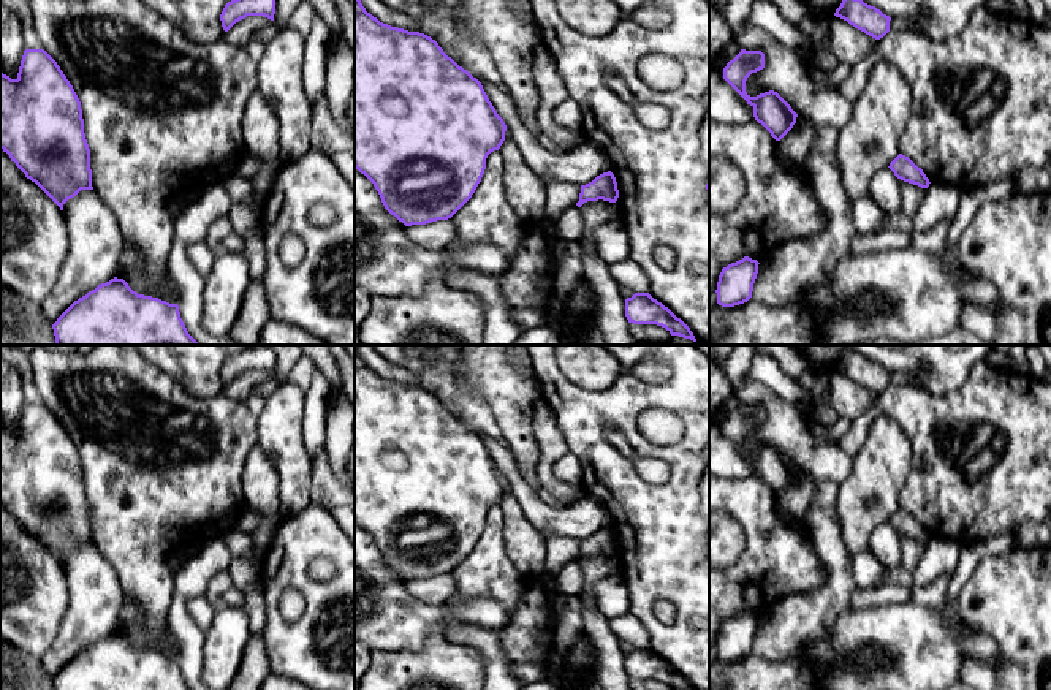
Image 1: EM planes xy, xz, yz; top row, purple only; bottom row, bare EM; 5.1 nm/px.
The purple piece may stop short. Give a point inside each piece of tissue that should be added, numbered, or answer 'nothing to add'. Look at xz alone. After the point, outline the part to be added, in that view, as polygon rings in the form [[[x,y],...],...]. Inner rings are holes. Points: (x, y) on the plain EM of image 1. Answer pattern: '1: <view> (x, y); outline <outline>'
nothing to add

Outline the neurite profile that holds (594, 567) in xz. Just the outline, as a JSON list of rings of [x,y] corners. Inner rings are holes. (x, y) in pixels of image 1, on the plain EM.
[[[603,554],[587,555],[579,563],[582,568],[582,589],[578,597],[584,606],[598,608],[595,584],[613,573],[613,557]]]

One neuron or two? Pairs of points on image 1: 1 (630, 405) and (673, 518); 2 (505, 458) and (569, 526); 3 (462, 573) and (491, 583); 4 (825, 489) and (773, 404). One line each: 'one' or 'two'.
1: one
2: one
3: one
4: two

